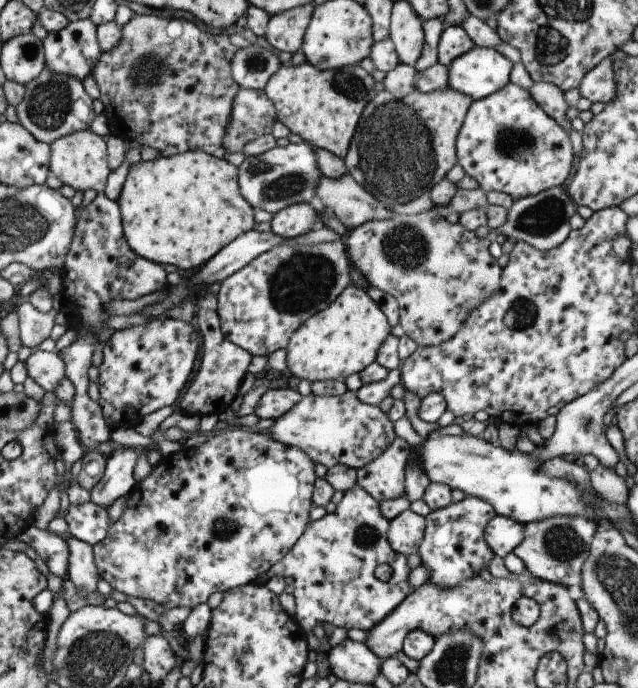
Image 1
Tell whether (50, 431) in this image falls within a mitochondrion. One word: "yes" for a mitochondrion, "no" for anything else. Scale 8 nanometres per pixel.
no

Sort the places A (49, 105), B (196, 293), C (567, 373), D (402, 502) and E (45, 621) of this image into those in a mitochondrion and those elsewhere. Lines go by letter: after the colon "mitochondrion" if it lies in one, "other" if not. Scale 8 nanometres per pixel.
A: mitochondrion
B: other
C: other
D: other
E: other

